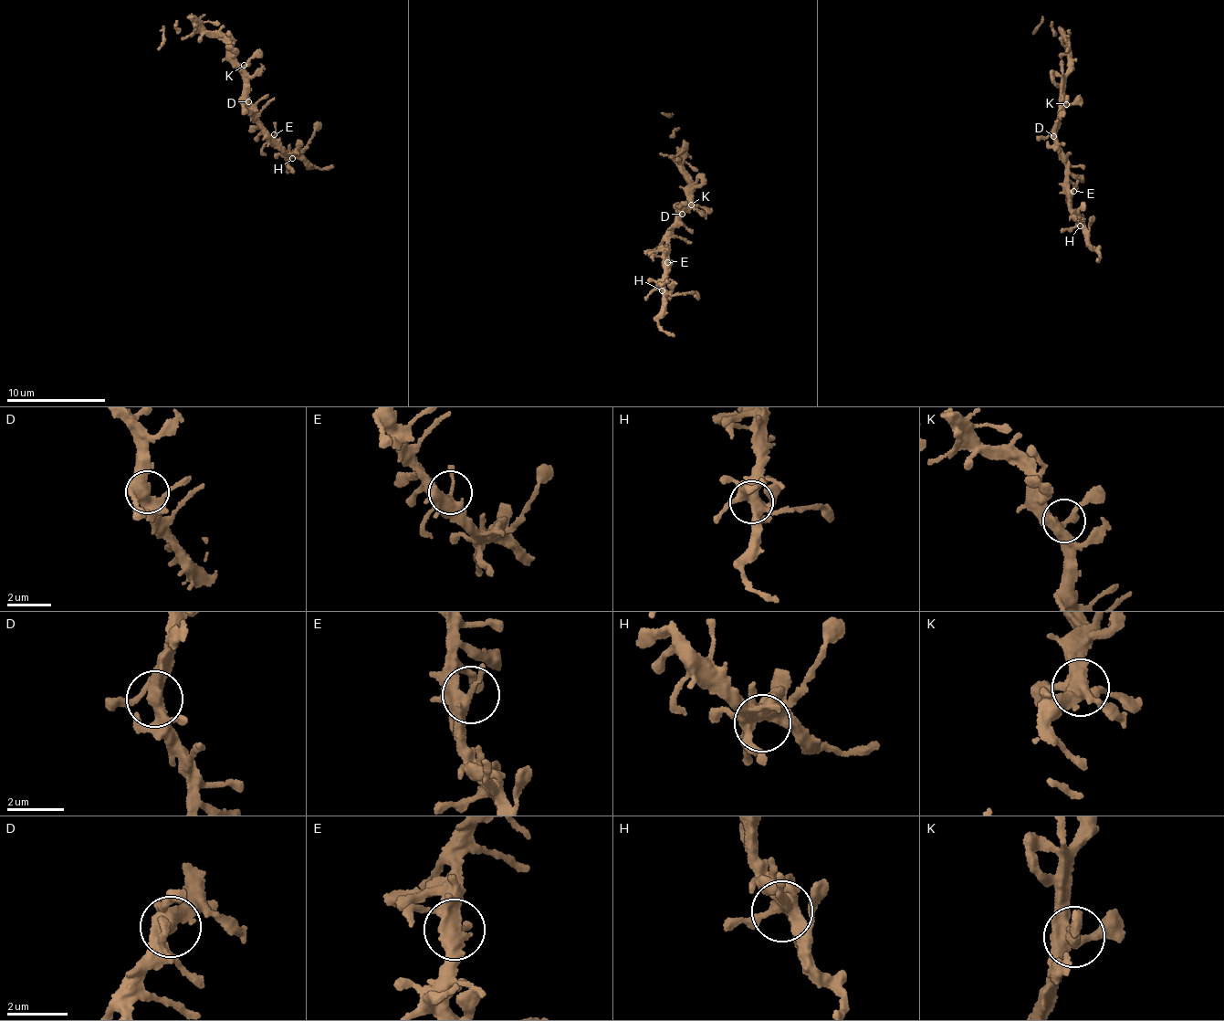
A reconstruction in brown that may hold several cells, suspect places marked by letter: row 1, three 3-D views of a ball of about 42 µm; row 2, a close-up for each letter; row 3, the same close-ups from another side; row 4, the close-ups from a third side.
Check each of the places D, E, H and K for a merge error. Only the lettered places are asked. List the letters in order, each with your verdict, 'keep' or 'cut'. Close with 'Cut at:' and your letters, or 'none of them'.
D: keep
E: keep
H: keep
K: keep
Cut at: none of them

